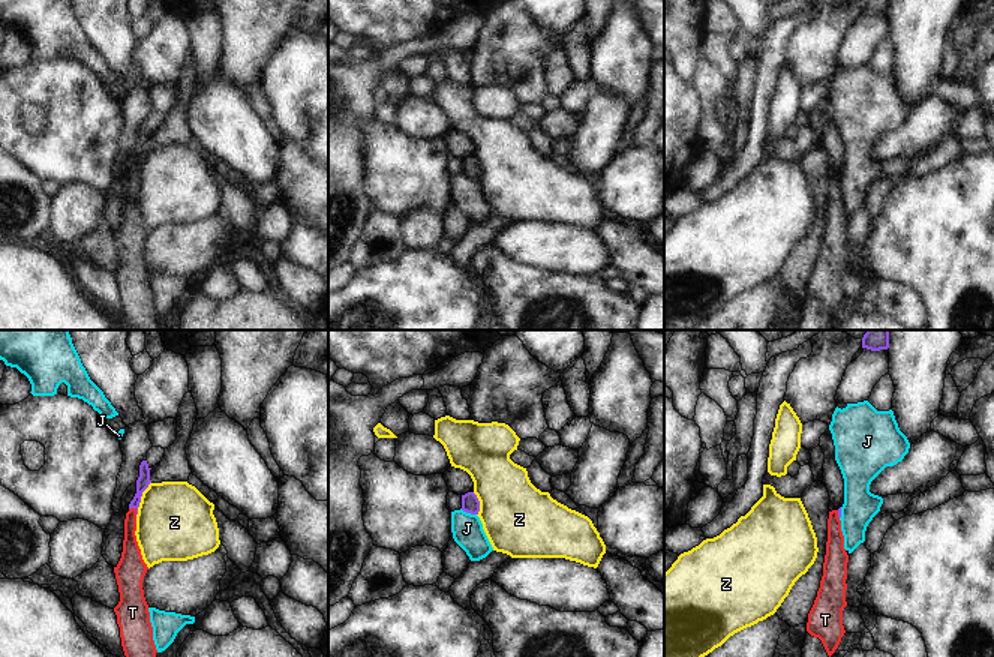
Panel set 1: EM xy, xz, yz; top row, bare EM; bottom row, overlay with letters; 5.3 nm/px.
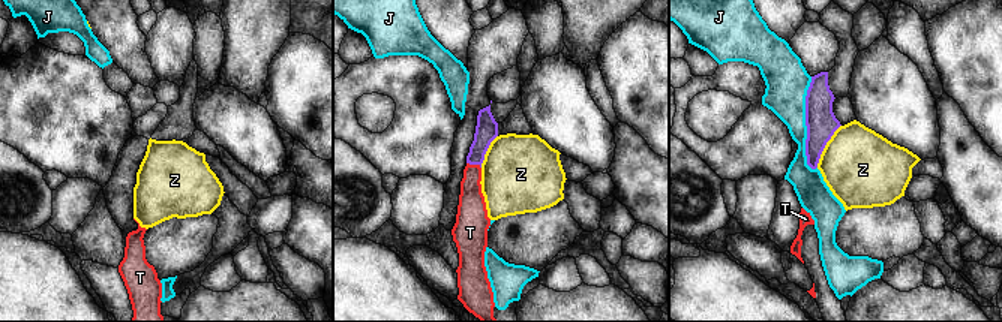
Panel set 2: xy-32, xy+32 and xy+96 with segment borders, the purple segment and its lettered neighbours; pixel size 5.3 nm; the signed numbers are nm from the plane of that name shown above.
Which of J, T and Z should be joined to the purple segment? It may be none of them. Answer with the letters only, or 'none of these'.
T.

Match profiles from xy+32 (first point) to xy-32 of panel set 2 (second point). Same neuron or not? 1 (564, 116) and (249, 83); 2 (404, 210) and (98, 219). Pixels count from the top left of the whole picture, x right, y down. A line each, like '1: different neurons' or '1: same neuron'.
1: different neurons
2: different neurons

